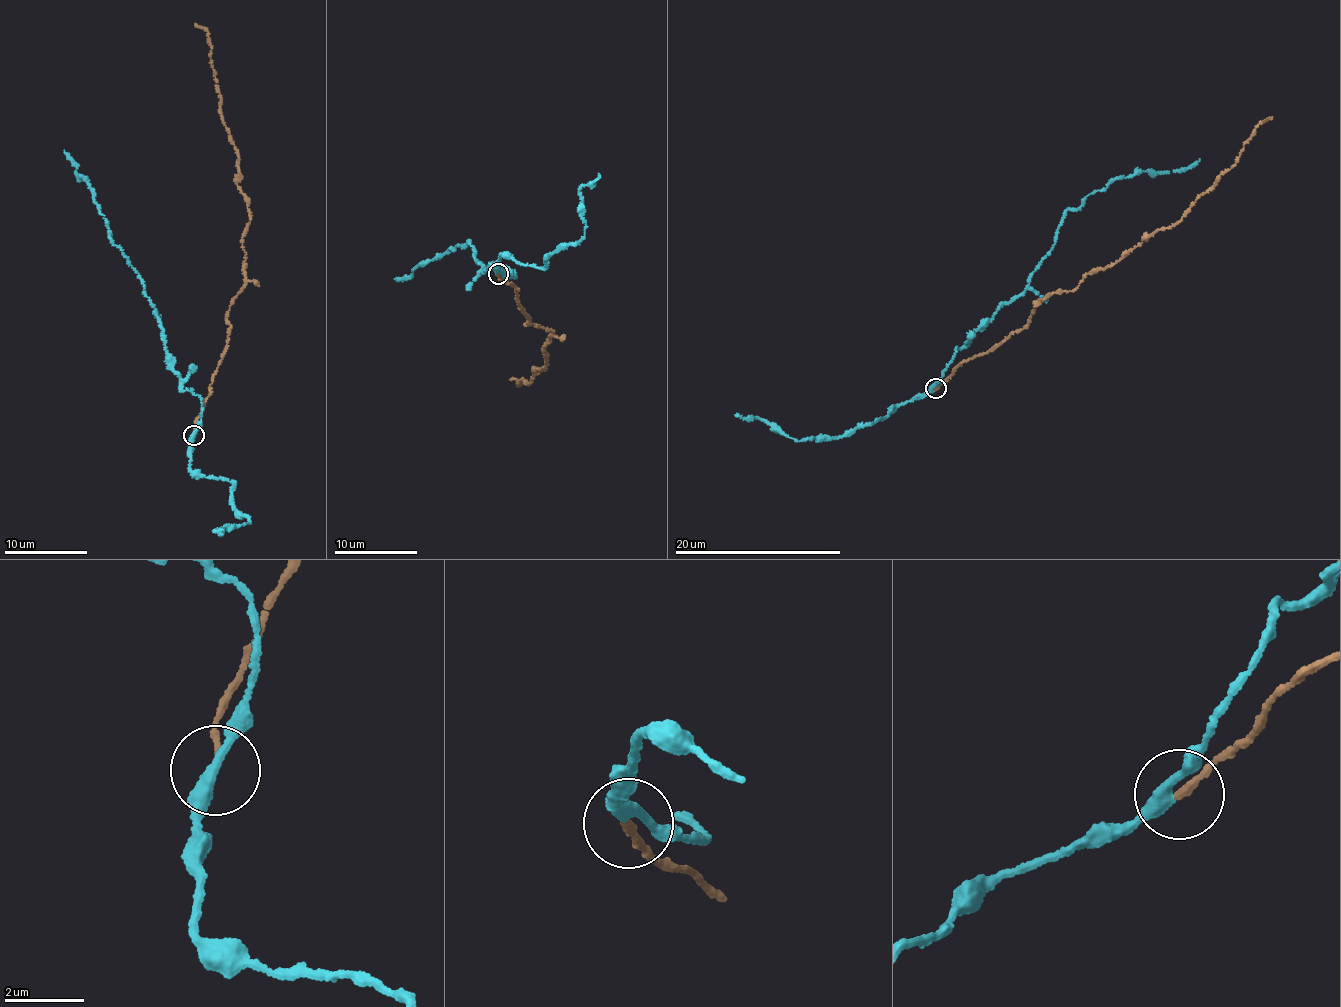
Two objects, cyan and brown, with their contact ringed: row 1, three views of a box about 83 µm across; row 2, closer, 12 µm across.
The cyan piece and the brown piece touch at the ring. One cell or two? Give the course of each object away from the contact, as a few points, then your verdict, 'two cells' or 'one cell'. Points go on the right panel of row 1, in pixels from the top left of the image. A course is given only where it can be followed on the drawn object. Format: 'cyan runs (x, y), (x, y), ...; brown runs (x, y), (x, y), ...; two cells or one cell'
cyan runs (934, 387), (956, 349), (1028, 287), (1067, 210), (1116, 179), (1148, 169), (1173, 172), (1199, 159); brown runs (936, 388), (961, 364), (1018, 333), (1038, 301), (1071, 291), (1087, 273), (1110, 267), (1182, 218), (1272, 117); two cells

